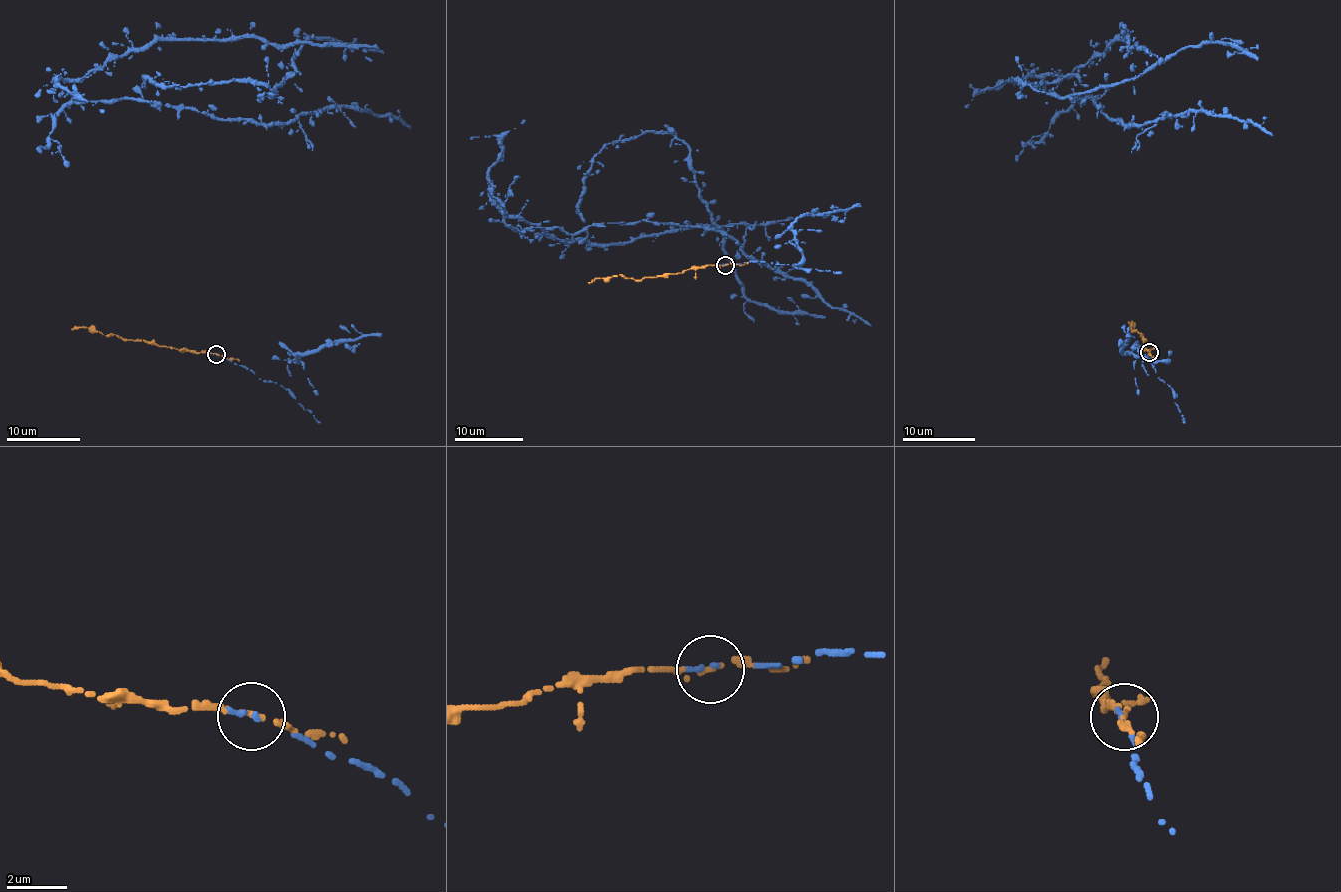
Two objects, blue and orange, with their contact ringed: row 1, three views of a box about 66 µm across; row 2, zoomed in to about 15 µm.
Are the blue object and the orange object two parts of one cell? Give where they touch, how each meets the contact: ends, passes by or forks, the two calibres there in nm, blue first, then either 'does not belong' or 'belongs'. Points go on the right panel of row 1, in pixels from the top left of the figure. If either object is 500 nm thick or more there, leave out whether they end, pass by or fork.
place (1149, 352); blue ends; orange passes by; calibres 180 and 130 nm; belongs

